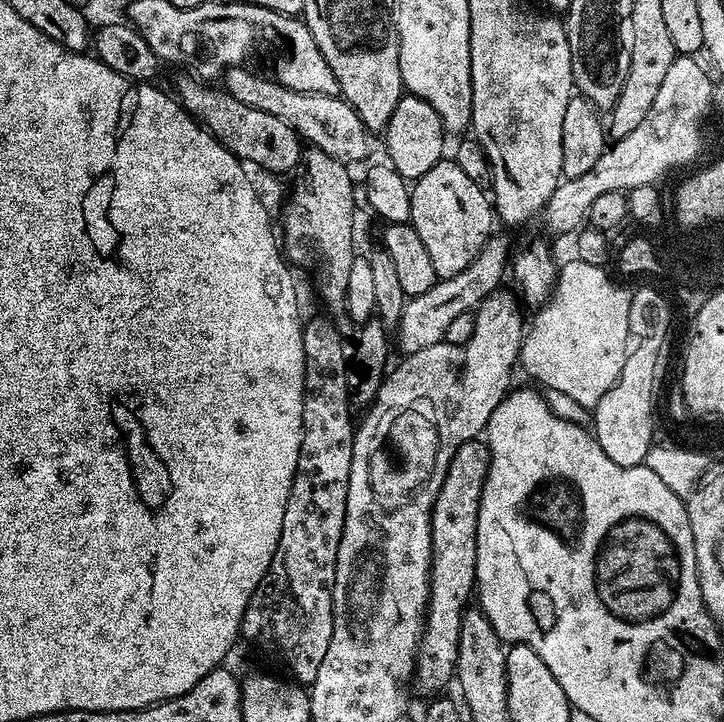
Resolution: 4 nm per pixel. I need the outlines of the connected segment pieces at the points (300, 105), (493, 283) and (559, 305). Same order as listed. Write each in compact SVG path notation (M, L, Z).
M229 66L222 73L223 91L229 92L238 102L246 102L258 110L266 110L266 114L274 114L274 118L282 118L286 126L290 126L300 135L301 141L308 140L313 149L324 151L330 158L338 162L354 166L368 152L370 133L364 127L362 118L340 96L327 96L317 92L299 92L282 86L278 80L264 76L255 76L248 66Z
M499 234L488 237L488 241L478 250L474 262L462 270L462 274L454 274L445 280L437 279L426 294L409 296L405 299L402 318L396 323L394 329L394 344L401 348L401 353L407 354L426 350L426 346L434 346L441 343L453 318L458 314L466 314L480 307L480 303L490 293L501 287L500 279L506 276L506 269L510 264L510 252L508 256L508 240Z
M569 258L565 264L559 265L556 274L556 287L545 304L539 305L537 314L530 320L530 327L524 333L524 341L520 344L519 367L525 368L541 389L562 390L567 397L574 398L588 409L595 409L597 402L614 386L614 382L622 374L622 366L628 357L630 347L630 302L632 292L622 285L615 284L608 277L607 267L590 266L590 262L582 262Z

